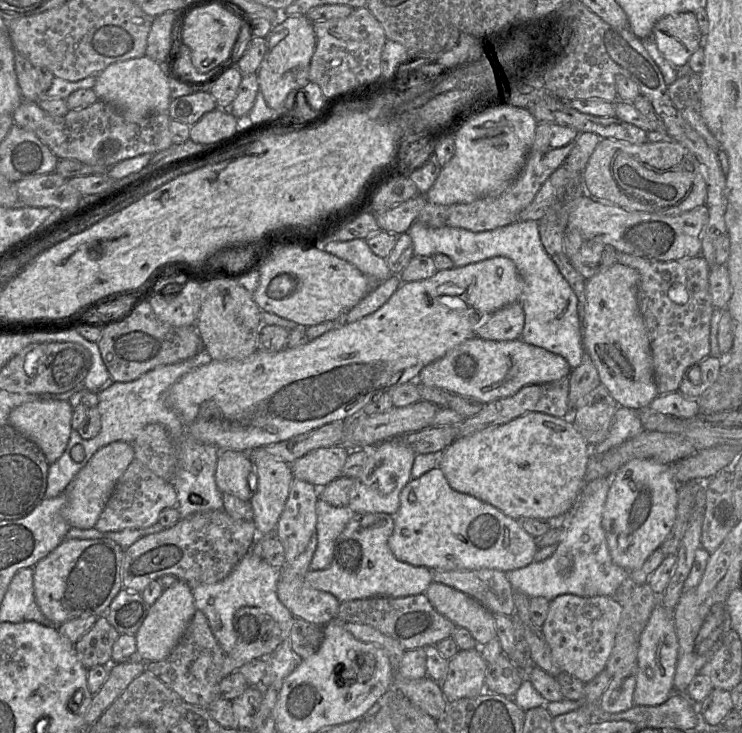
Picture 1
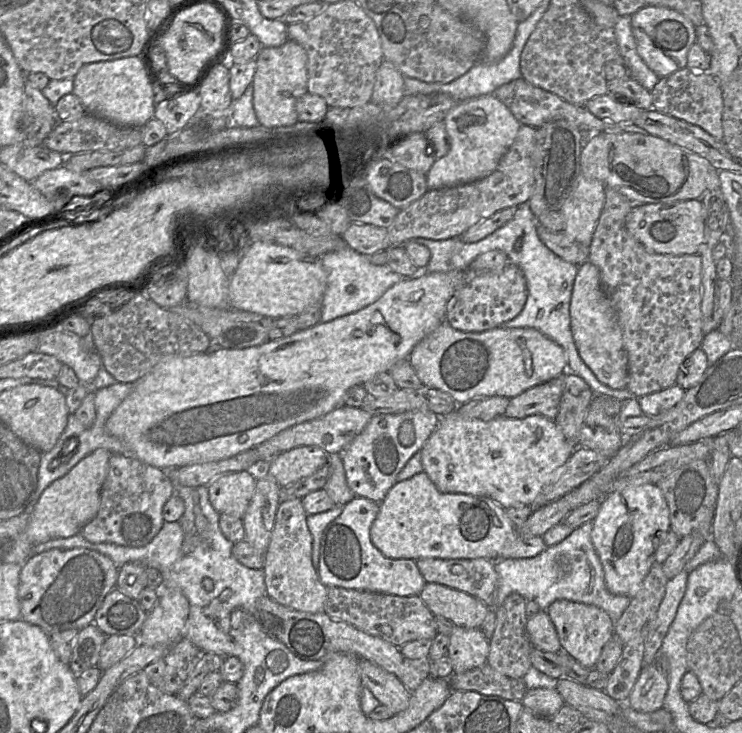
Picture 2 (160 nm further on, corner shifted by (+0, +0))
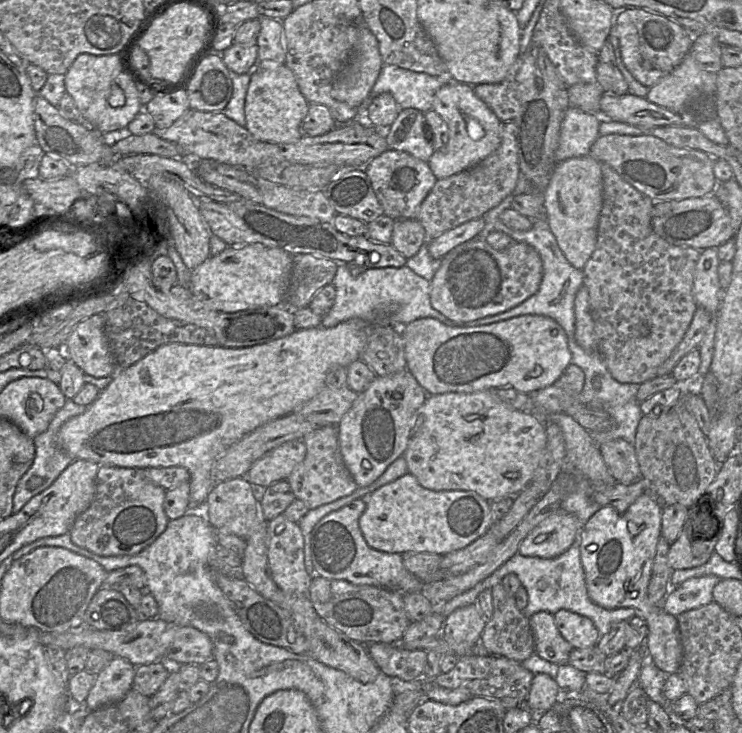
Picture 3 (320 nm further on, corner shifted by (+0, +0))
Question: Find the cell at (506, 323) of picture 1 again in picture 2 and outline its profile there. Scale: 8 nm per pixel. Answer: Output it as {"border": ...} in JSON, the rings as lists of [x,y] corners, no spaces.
{"border":[[[508,263],[501,272],[487,272],[475,276],[458,289],[447,303],[445,321],[462,332],[483,332],[500,327],[515,318],[527,301],[527,286],[523,272]]]}

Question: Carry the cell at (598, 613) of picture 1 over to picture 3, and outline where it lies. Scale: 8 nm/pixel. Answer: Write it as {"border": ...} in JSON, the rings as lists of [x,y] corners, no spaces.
{"border":[[[565,609],[557,611],[553,616],[558,631],[574,649],[589,648],[597,644],[599,632],[588,617]]]}

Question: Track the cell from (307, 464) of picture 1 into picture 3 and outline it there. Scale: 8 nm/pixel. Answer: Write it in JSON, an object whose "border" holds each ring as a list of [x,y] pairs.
{"border":[[[302,440],[288,441],[258,459],[245,477],[255,488],[265,489],[273,483],[286,480],[305,456],[306,445]]]}

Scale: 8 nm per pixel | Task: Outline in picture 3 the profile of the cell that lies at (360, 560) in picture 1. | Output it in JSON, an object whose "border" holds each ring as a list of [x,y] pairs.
{"border":[[[358,498],[327,514],[314,526],[311,554],[316,575],[357,585],[388,588],[403,594],[421,592],[424,583],[405,568],[401,554],[378,551],[367,544],[359,527],[359,518],[366,508],[365,501]]]}

